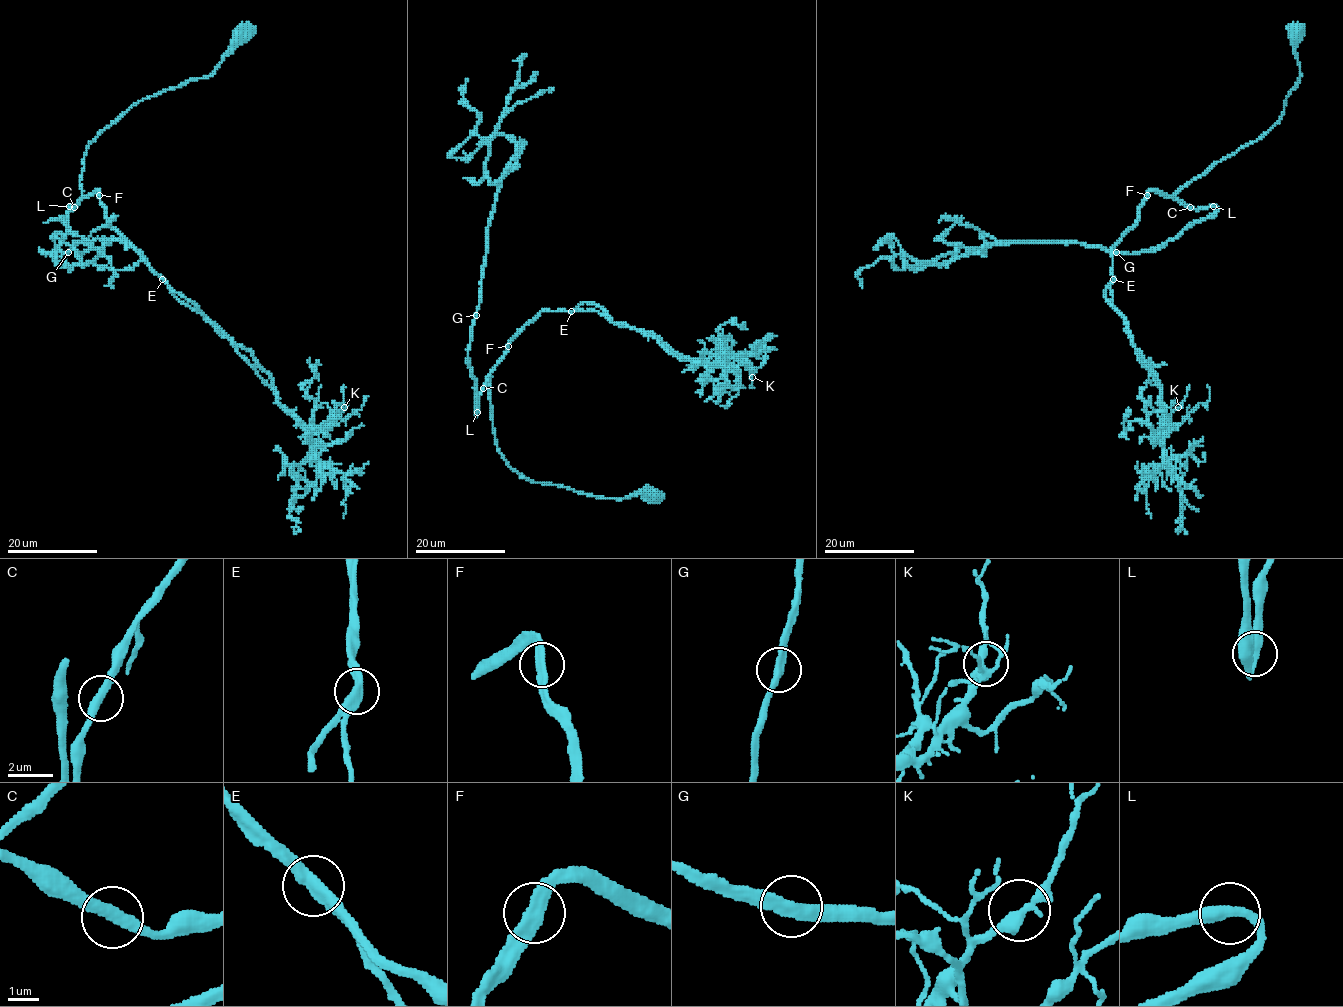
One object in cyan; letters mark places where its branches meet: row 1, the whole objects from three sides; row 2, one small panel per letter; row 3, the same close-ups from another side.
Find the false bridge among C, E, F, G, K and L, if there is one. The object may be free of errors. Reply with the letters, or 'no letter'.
no letter

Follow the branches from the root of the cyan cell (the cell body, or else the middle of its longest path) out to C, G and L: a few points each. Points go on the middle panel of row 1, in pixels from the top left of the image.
C: (651, 495), (593, 496), (525, 478), (495, 442), (491, 372), (483, 388)
G: (651, 495), (593, 496), (530, 482), (508, 464), (495, 442), (491, 372), (476, 416), (468, 358), (476, 315)
L: (651, 495), (593, 496), (530, 482), (517, 473), (495, 442), (491, 372), (477, 412)

